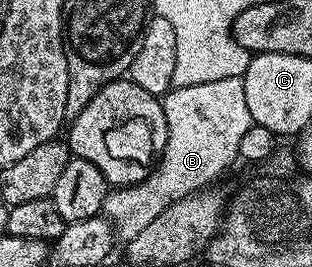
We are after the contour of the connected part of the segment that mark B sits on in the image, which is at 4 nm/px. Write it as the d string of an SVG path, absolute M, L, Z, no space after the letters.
M242 78L229 80L209 80L209 84L189 84L175 86L162 95L163 111L167 121L167 143L163 149L163 157L143 182L136 186L125 186L112 189L103 201L102 213L108 222L113 224L116 235L123 240L130 240L141 232L148 224L153 224L161 212L171 203L181 200L187 194L210 187L214 178L219 178L239 158L241 139L249 132L252 120L249 116L249 104L245 104L245 84Z

